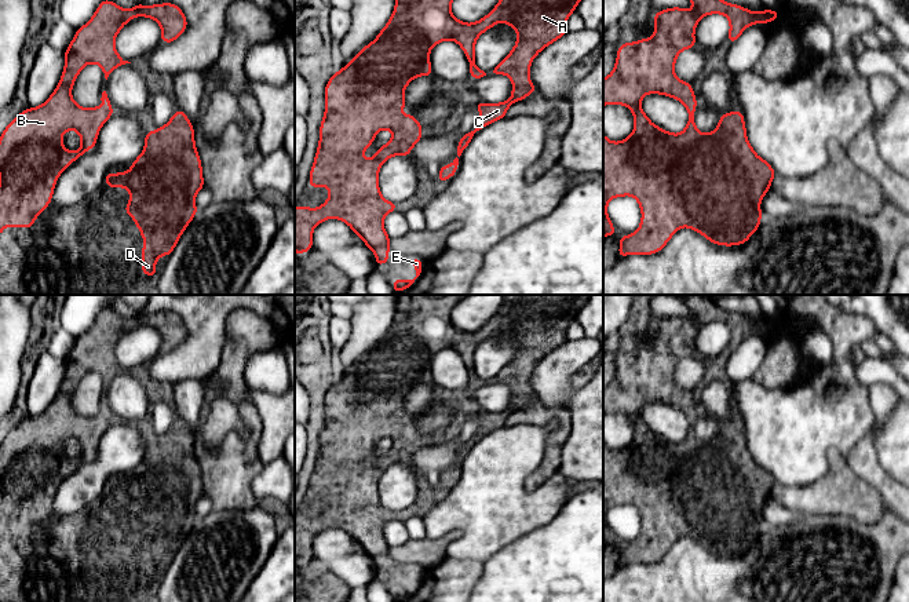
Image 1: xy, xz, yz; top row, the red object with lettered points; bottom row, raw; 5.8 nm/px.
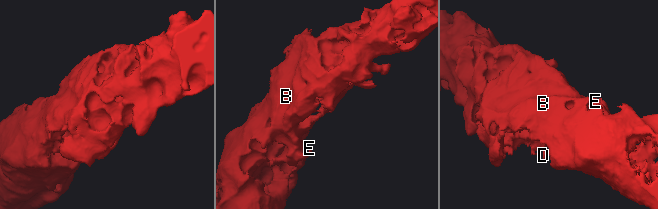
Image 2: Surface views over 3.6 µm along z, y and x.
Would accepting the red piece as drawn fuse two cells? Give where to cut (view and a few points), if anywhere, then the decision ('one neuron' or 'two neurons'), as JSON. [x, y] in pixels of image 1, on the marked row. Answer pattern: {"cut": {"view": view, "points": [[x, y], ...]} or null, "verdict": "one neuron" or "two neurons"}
{"cut": null, "verdict": "one neuron"}

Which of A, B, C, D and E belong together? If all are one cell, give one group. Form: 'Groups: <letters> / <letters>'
Groups: A B C D E

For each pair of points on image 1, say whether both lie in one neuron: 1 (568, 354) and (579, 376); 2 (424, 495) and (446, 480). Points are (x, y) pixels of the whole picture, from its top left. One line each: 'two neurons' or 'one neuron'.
1: two neurons
2: one neuron

